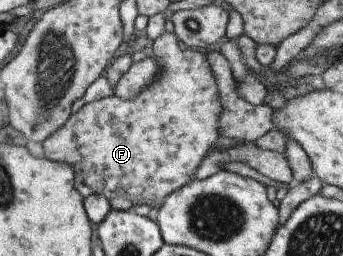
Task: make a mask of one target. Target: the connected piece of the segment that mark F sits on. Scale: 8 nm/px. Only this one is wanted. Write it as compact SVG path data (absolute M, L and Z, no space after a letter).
M163 32L153 41L152 57L160 71L150 85L136 93L134 99L124 101L110 96L85 103L42 142L45 159L72 169L74 187L82 198L100 193L108 202L114 197L126 197L136 203L164 199L195 177L196 167L212 149L214 141L219 137L216 135L216 117L220 115L222 107L216 83L204 54L180 51L177 41L172 32Z

